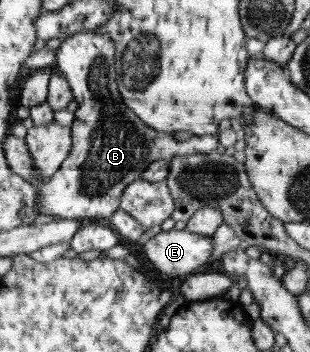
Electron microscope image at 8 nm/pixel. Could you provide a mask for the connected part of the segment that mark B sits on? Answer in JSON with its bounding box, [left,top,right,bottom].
[39,30,220,222]

